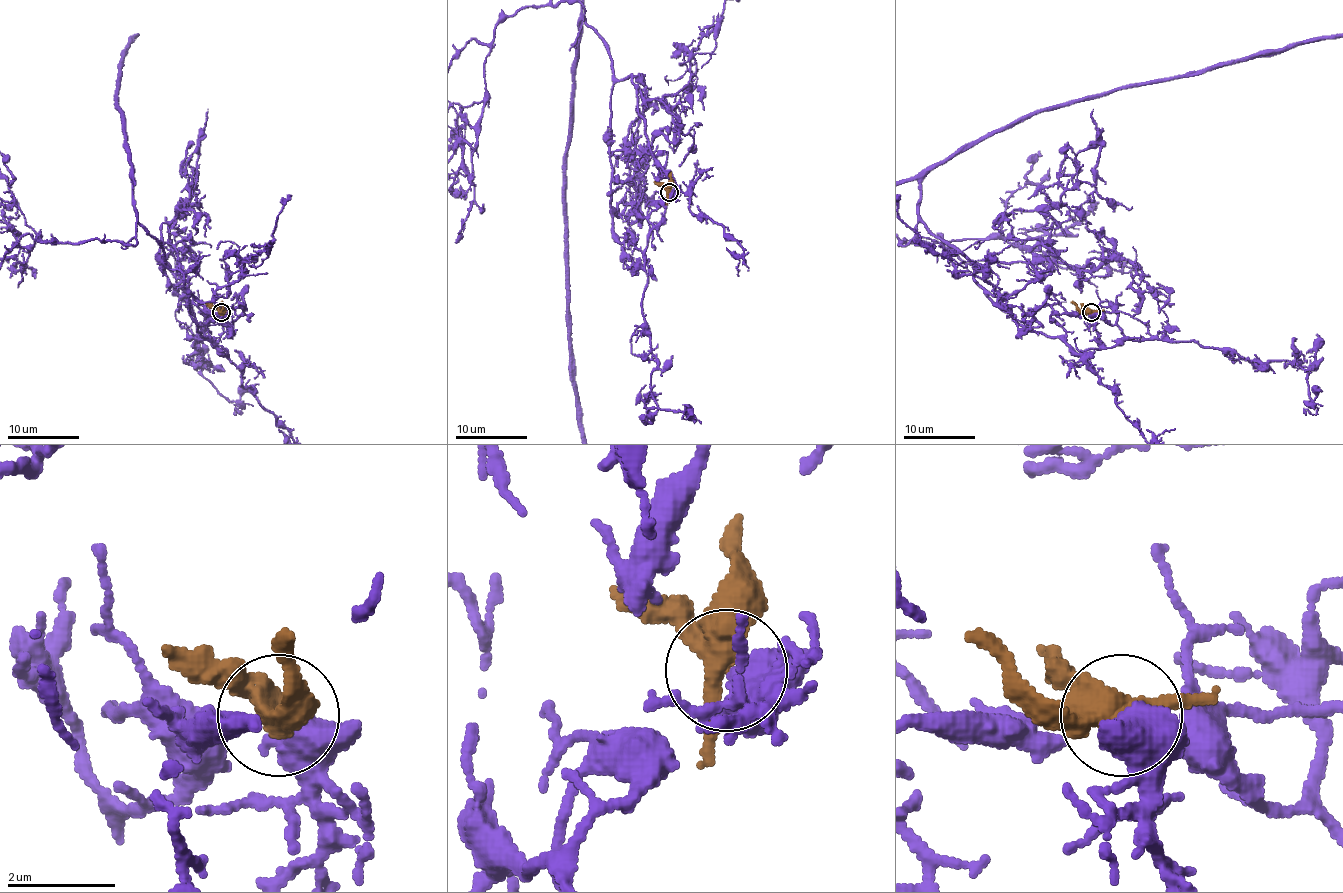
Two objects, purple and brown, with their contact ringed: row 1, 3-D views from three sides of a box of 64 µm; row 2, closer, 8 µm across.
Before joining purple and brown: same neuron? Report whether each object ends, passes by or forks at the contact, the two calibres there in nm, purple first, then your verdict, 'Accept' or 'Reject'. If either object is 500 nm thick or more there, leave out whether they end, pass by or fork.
Thickness 700 nm (purple) against 360 nm. Reject

